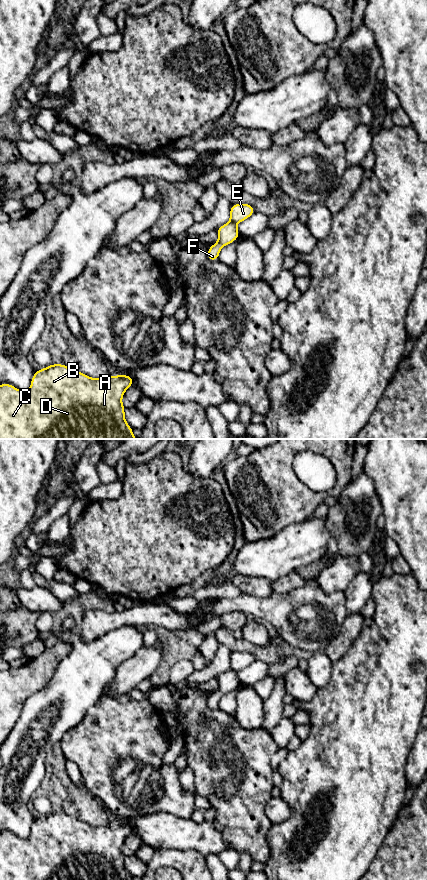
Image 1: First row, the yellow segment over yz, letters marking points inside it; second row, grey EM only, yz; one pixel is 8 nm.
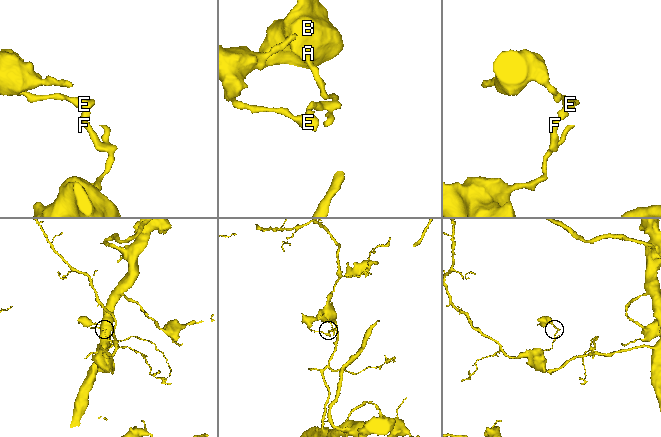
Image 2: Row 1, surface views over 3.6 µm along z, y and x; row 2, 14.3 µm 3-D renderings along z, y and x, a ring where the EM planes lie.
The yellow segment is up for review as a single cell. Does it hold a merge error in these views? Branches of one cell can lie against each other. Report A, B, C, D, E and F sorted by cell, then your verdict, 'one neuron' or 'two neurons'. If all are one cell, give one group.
A B C D F / E; two neurons

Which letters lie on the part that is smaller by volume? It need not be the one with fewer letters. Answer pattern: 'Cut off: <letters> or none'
Cut off: E

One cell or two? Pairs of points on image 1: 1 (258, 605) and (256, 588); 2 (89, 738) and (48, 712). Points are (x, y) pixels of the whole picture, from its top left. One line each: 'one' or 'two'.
1: two
2: two

